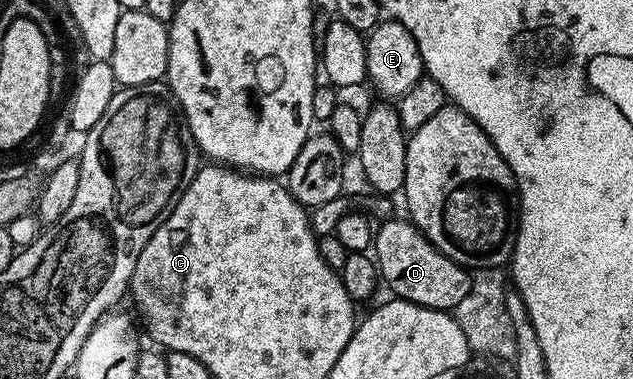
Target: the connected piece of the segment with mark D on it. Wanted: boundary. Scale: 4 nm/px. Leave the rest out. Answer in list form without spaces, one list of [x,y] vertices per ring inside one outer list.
[[[389,219],[382,227],[376,228],[372,254],[375,256],[375,262],[380,278],[387,286],[393,290],[392,294],[399,299],[406,299],[420,307],[430,307],[436,311],[452,312],[459,305],[459,301],[463,301],[463,297],[467,297],[467,293],[471,289],[473,280],[470,272],[459,266],[455,261],[451,261],[437,246],[420,231],[412,221],[401,219]]]

